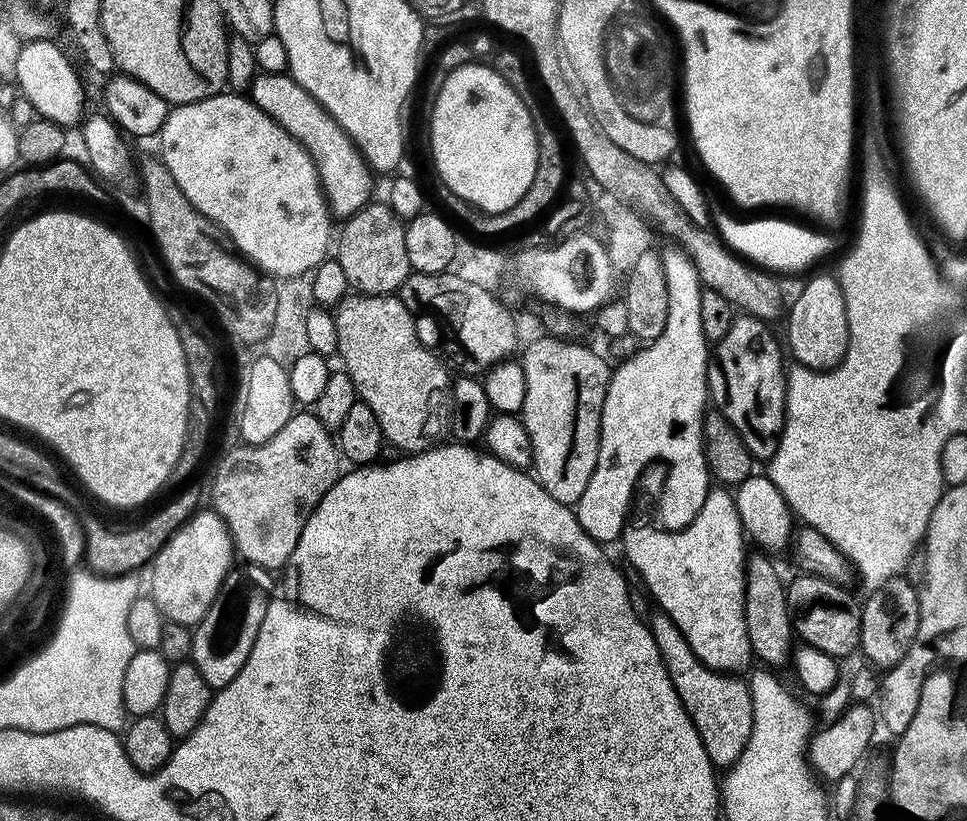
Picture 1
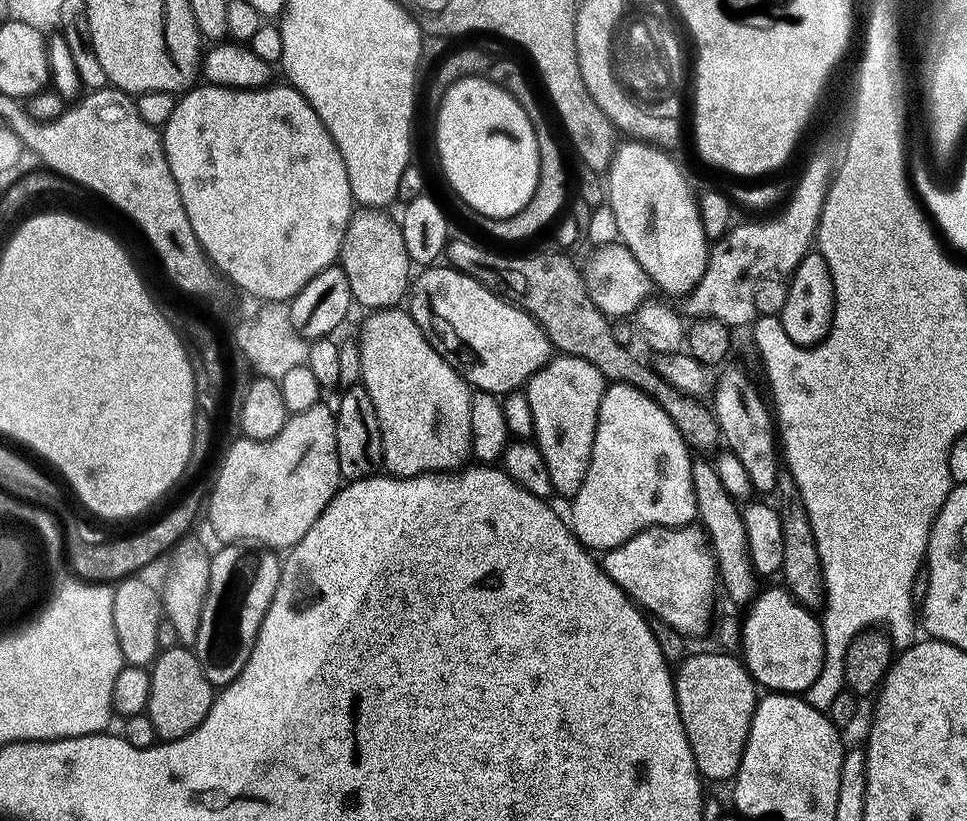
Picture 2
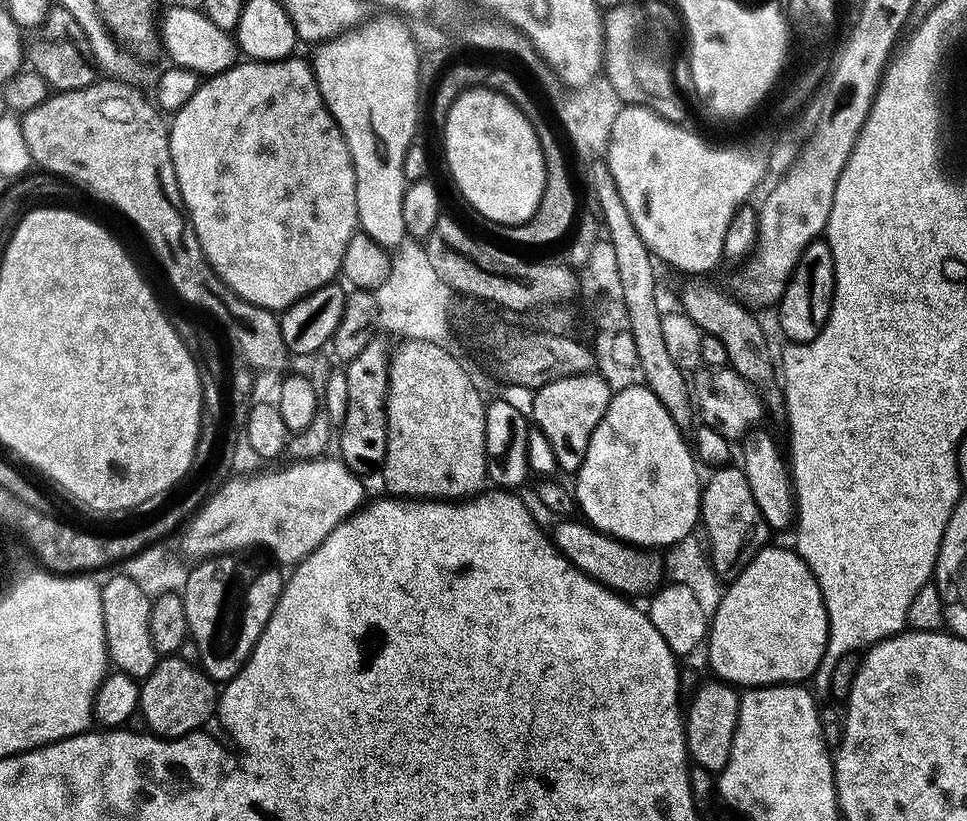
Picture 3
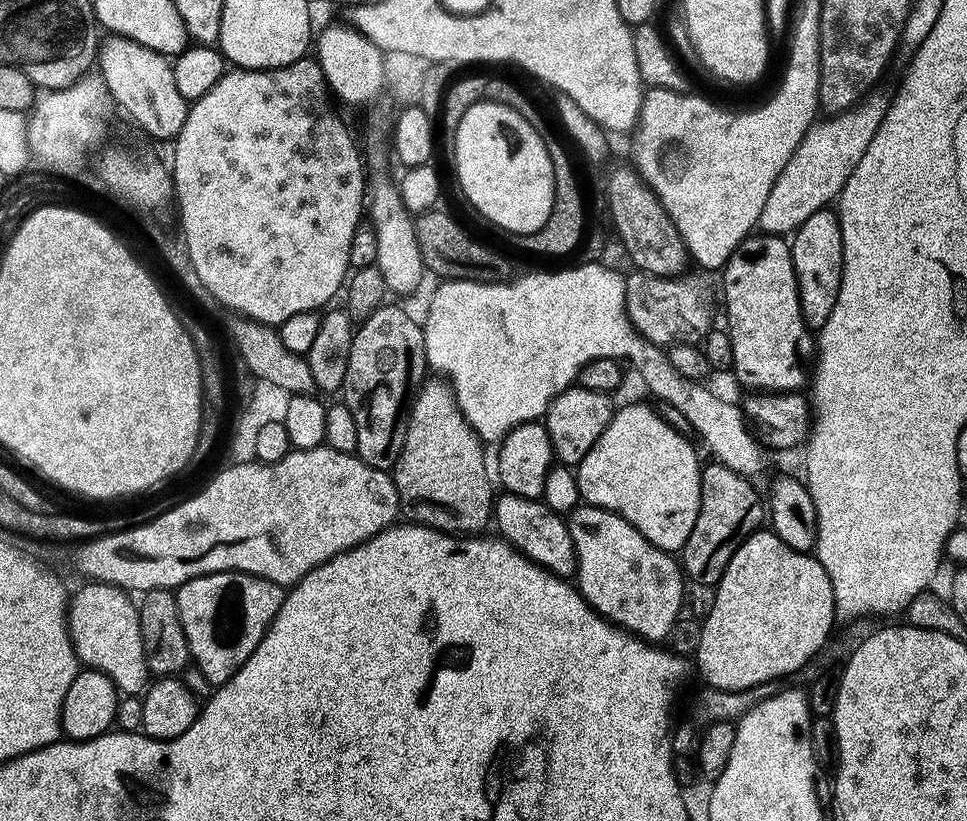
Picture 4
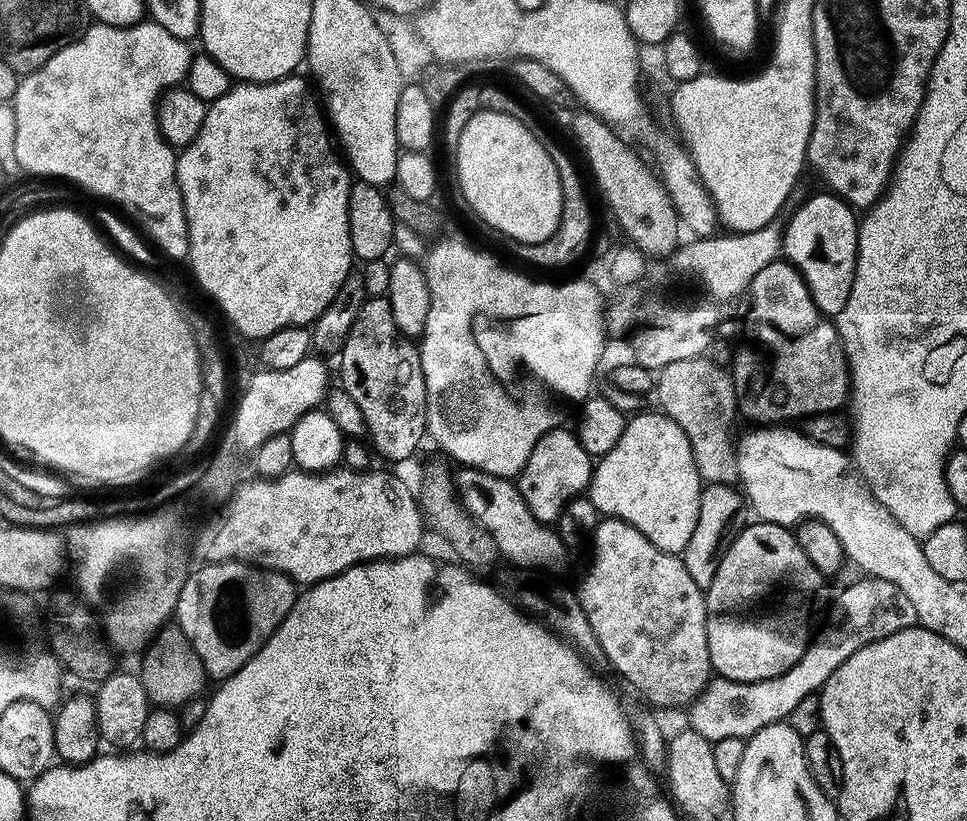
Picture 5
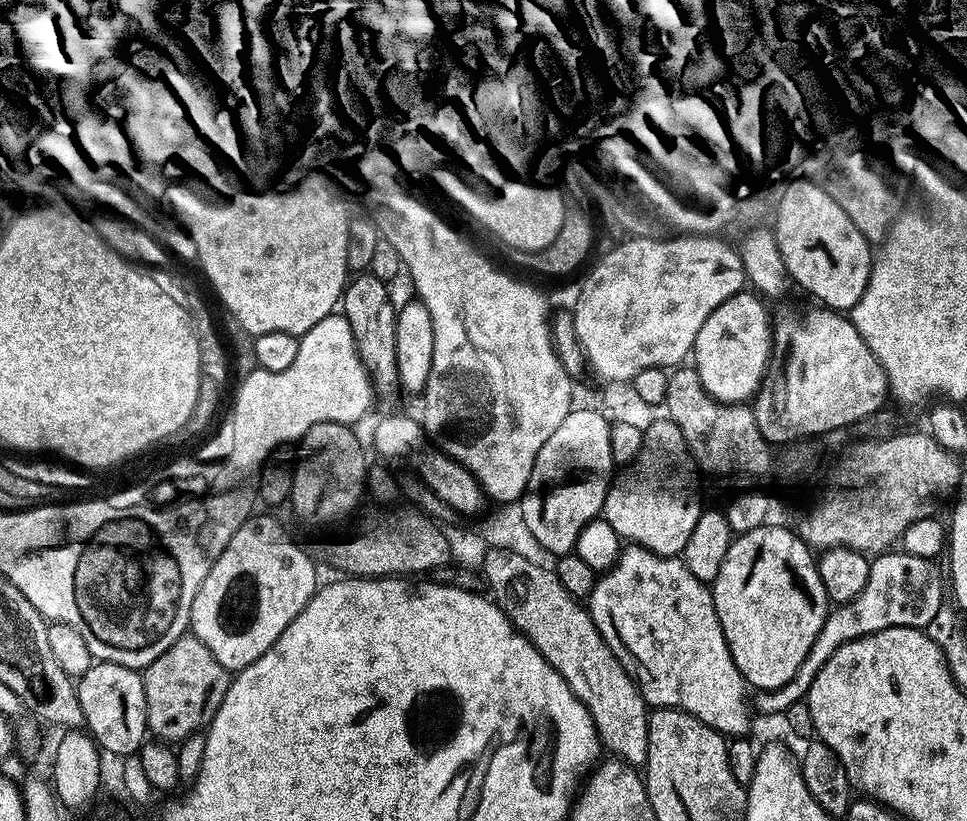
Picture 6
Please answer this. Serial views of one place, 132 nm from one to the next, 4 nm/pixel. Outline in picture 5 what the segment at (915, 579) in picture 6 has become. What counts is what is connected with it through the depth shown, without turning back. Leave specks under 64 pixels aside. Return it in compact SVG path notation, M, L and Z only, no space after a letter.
M861 577L860 580L852 583L850 586L846 587L836 598L831 610L830 614L826 620L826 624L823 626L822 630L809 641L809 644L805 648L803 652L803 657L794 664L790 668L790 670L784 672L782 675L775 676L770 679L762 679L758 682L748 682L748 683L738 683L733 680L726 679L724 677L713 677L708 681L708 684L703 690L695 697L695 699L689 704L687 712L688 712L688 720L690 724L688 724L689 729L698 734L701 734L702 737L711 741L712 743L716 743L721 741L722 738L738 738L742 737L747 740L749 737L757 733L758 730L763 728L764 726L768 726L770 724L777 724L785 721L790 714L791 710L794 710L795 706L798 706L799 702L802 702L803 698L806 698L810 695L815 695L820 688L823 687L829 680L830 674L834 672L848 658L850 655L856 653L858 649L861 649L862 646L869 644L870 641L881 640L884 637L889 637L890 634L897 633L900 629L911 628L916 624L916 615L914 614L914 606L910 603L910 598L906 597L906 594L902 593L902 590L898 588L898 586L894 586L892 582L886 582L884 579L878 579L876 577Z

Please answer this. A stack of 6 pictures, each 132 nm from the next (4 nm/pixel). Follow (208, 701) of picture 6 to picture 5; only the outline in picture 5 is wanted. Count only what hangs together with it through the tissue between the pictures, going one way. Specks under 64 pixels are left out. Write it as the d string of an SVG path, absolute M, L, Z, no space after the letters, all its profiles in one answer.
M169 622L160 629L139 660L138 675L142 686L149 701L161 708L179 710L195 696L204 696L204 687L210 684L209 674L202 666L202 658L198 658L194 646L190 646L190 638L182 634L180 625L175 622Z

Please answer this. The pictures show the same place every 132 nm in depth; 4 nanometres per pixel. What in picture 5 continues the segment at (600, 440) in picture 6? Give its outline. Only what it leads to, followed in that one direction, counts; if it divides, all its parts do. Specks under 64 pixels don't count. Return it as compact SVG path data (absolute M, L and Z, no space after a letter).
M564 427L551 428L546 435L538 438L518 477L518 487L526 506L530 506L530 514L534 514L538 522L549 526L557 523L568 501L581 495L592 481L593 457L582 446L575 431L571 427Z

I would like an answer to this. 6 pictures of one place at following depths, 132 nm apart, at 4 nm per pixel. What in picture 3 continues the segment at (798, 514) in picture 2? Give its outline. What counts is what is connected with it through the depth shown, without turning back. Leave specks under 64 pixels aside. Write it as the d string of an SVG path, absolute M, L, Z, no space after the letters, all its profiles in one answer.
M691 277L686 281L680 292L679 307L684 315L688 316L700 331L705 335L712 336L722 343L727 354L727 365L740 377L743 377L751 386L762 388L760 395L765 413L776 421L783 423L787 419L785 410L784 393L776 383L773 376L776 375L774 356L770 354L768 338L763 326L741 301L737 302L724 294L720 289L702 281L705 279Z

